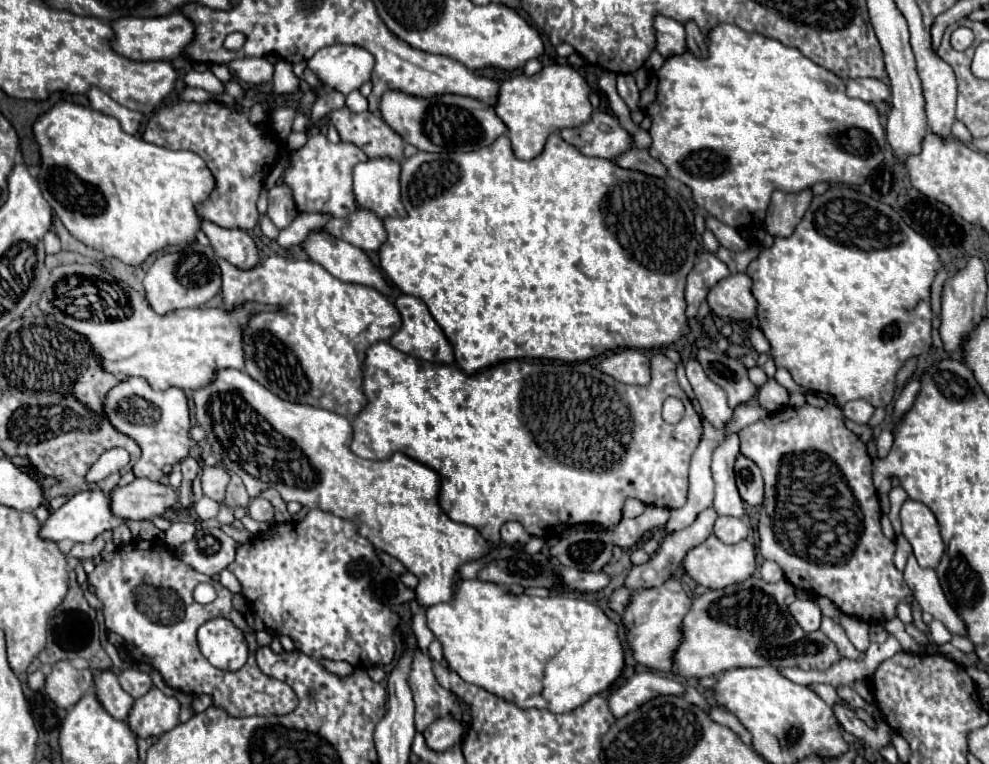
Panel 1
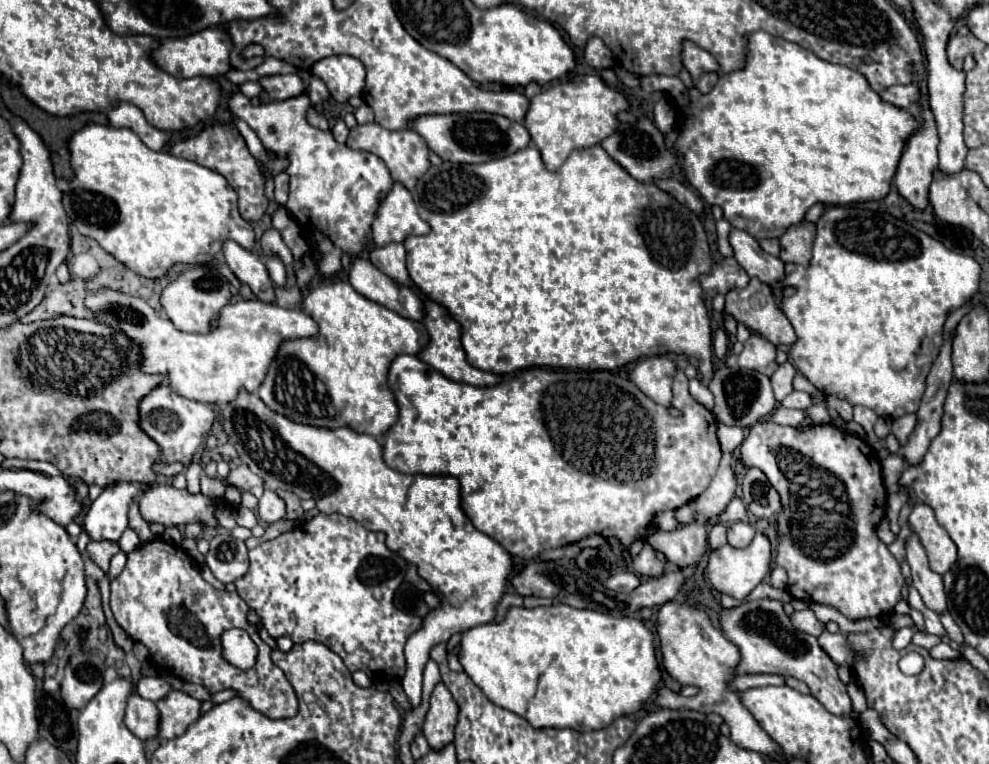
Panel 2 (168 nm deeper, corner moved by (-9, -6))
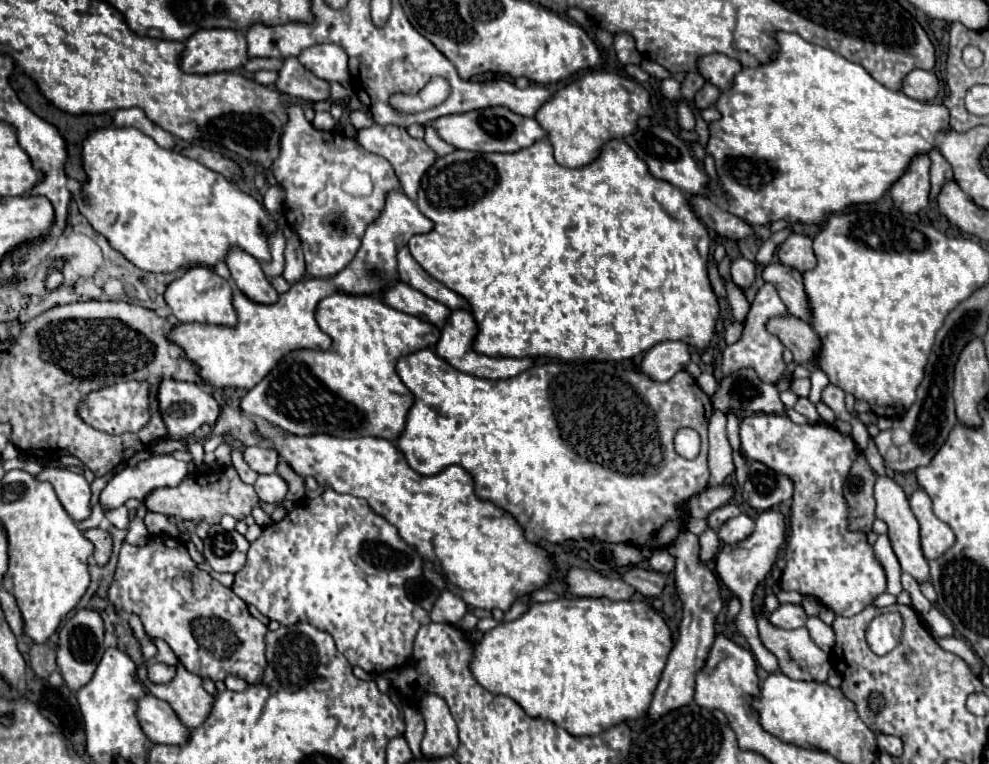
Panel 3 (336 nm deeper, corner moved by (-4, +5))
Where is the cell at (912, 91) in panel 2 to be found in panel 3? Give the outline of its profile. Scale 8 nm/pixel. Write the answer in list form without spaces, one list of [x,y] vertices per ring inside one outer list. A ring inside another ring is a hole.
[[[927,70],[909,72],[901,84],[903,94],[907,94],[913,100],[921,100],[921,102],[933,100],[937,96],[937,90],[939,90],[937,78],[933,72],[927,72]]]

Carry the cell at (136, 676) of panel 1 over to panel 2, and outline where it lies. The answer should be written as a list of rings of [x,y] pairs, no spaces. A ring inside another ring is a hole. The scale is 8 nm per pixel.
[[[142,677],[140,683],[136,685],[136,693],[150,701],[158,701],[158,699],[166,697],[170,689],[172,687],[162,677]]]

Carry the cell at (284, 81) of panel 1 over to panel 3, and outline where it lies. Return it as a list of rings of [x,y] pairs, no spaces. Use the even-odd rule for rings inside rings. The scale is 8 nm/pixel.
[[[285,104],[285,112],[287,124],[279,140],[279,158],[273,162],[271,172],[277,178],[277,184],[285,190],[285,218],[301,238],[307,272],[315,278],[331,278],[353,260],[367,224],[381,214],[387,192],[397,190],[399,180],[383,156],[367,152],[355,138],[313,128],[299,104]],[[351,168],[371,176],[371,196],[355,198],[341,190]]]

